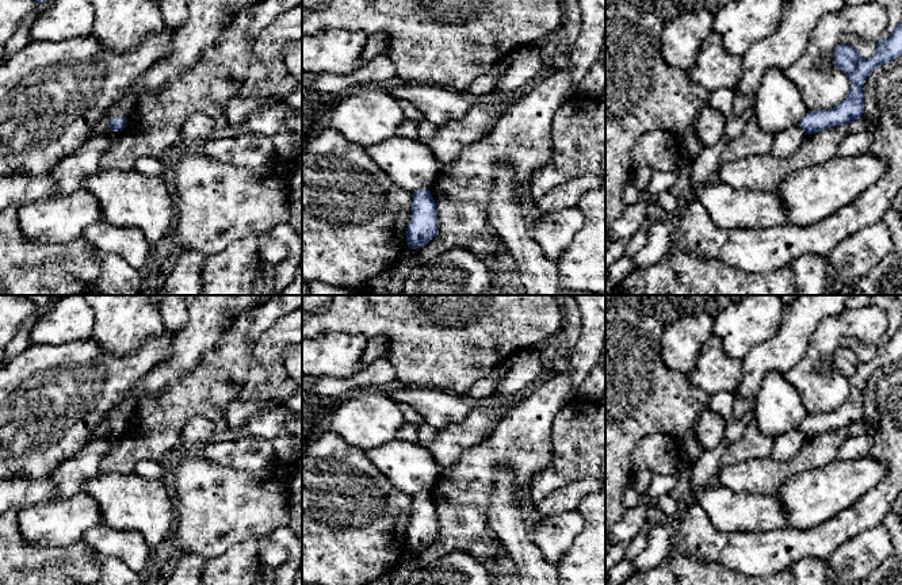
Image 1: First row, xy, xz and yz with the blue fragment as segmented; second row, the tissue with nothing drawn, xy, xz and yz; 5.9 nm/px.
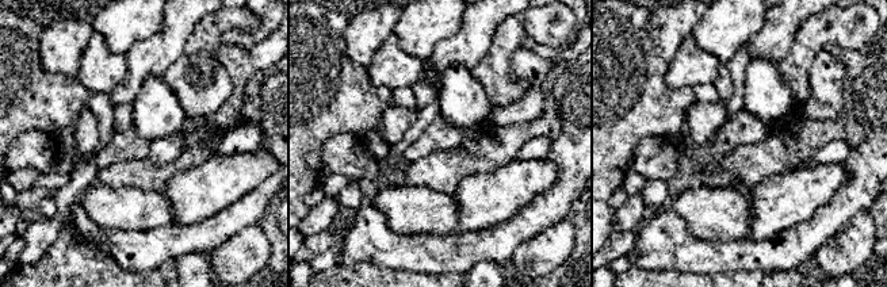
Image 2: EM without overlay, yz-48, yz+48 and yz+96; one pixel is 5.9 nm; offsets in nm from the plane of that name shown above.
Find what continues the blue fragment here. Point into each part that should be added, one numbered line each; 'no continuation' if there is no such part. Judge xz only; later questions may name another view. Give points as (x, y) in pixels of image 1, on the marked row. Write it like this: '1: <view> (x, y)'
no continuation

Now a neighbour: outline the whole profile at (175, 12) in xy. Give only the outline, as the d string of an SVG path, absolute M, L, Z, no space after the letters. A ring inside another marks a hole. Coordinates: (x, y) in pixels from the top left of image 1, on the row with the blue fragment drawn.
M160 0L160 11L165 27L177 30L188 19L188 7L186 0Z

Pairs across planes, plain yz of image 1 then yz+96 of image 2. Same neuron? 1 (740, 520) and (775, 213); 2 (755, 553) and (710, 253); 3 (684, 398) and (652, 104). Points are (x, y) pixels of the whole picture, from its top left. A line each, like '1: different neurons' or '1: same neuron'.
1: different neurons
2: same neuron
3: same neuron

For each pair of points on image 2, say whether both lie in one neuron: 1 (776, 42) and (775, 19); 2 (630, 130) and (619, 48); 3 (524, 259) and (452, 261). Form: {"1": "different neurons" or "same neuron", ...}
{"1": "same neuron", "2": "same neuron", "3": "different neurons"}

